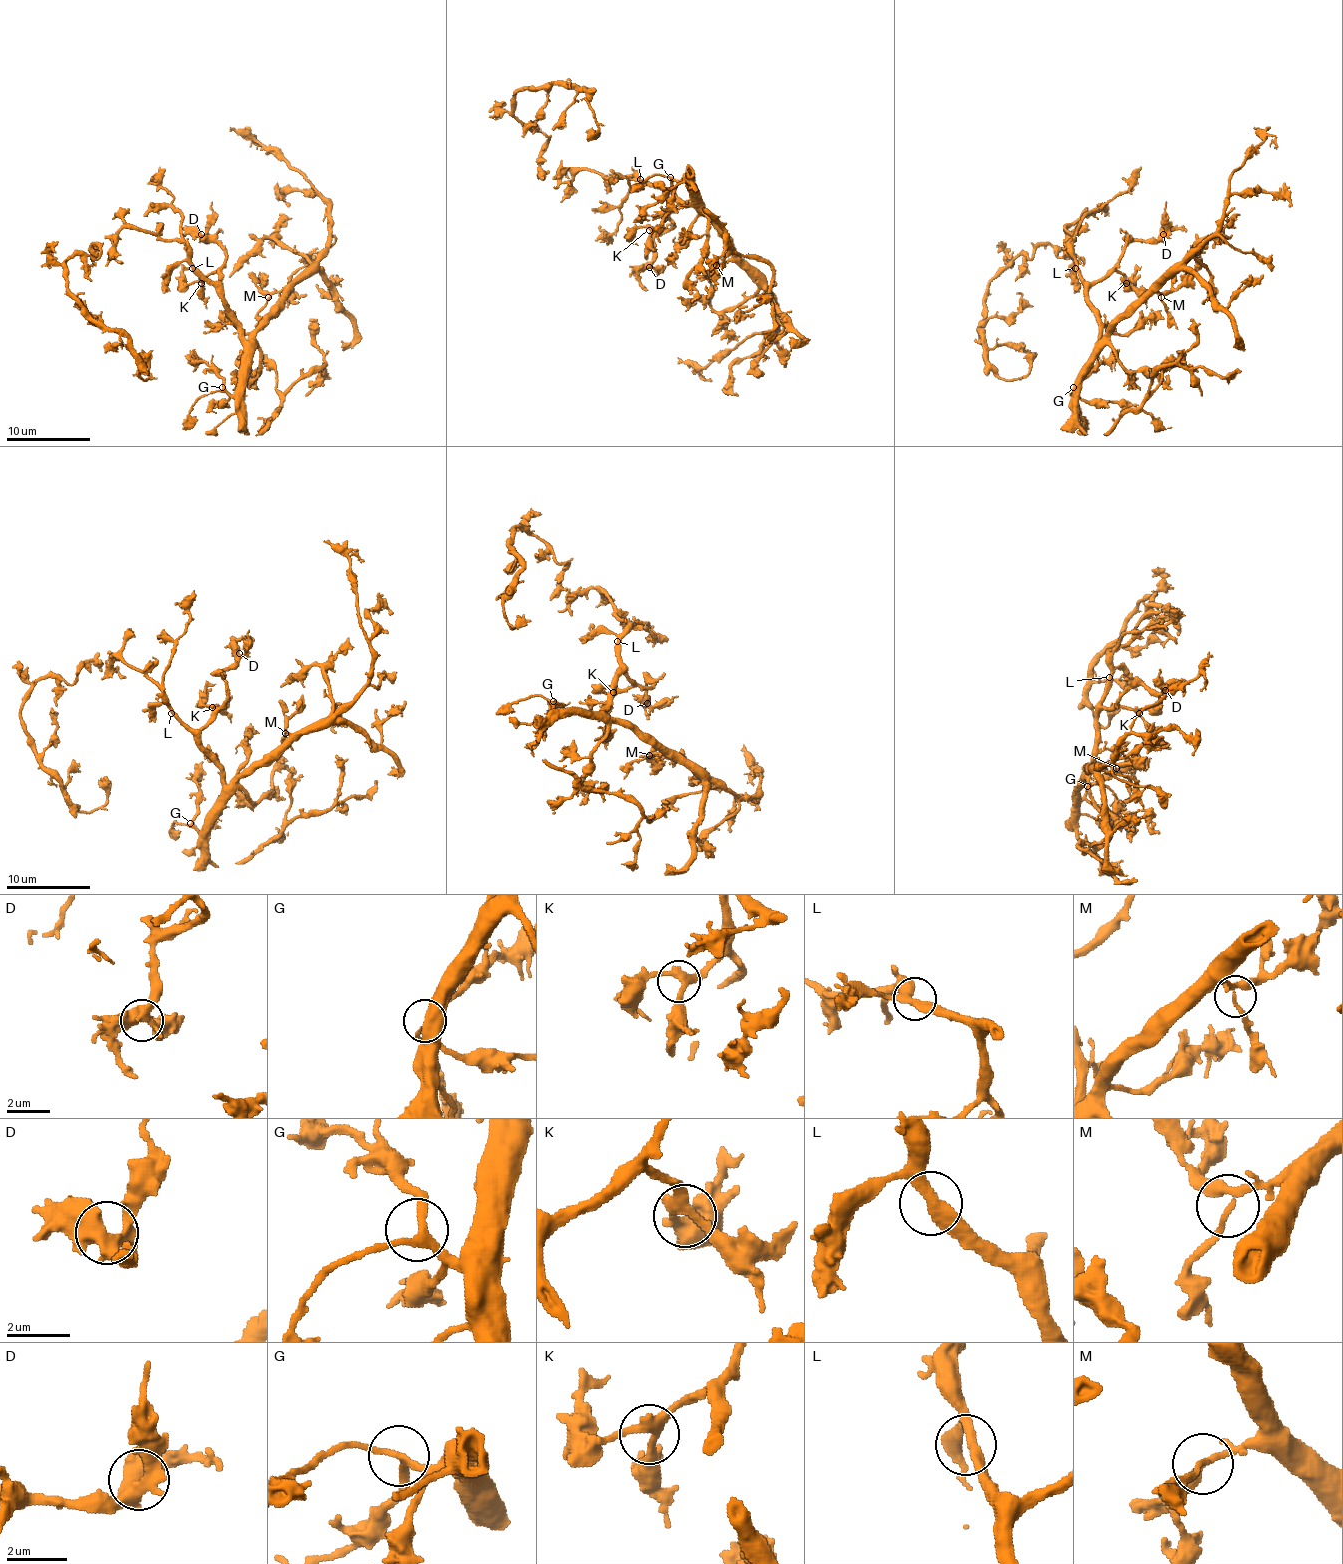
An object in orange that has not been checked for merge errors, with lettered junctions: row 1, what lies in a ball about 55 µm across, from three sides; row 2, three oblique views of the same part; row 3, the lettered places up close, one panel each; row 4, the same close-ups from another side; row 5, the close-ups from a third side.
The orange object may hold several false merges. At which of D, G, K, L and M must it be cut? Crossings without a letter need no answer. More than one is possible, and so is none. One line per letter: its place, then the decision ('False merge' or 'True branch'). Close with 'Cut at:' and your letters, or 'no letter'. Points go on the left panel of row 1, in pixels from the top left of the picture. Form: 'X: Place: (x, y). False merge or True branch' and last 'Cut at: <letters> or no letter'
D: Place: (201, 234). True branch
G: Place: (222, 387). True branch
K: Place: (201, 283). True branch
L: Place: (192, 268). True branch
M: Place: (268, 297). True branch
Cut at: no letter

